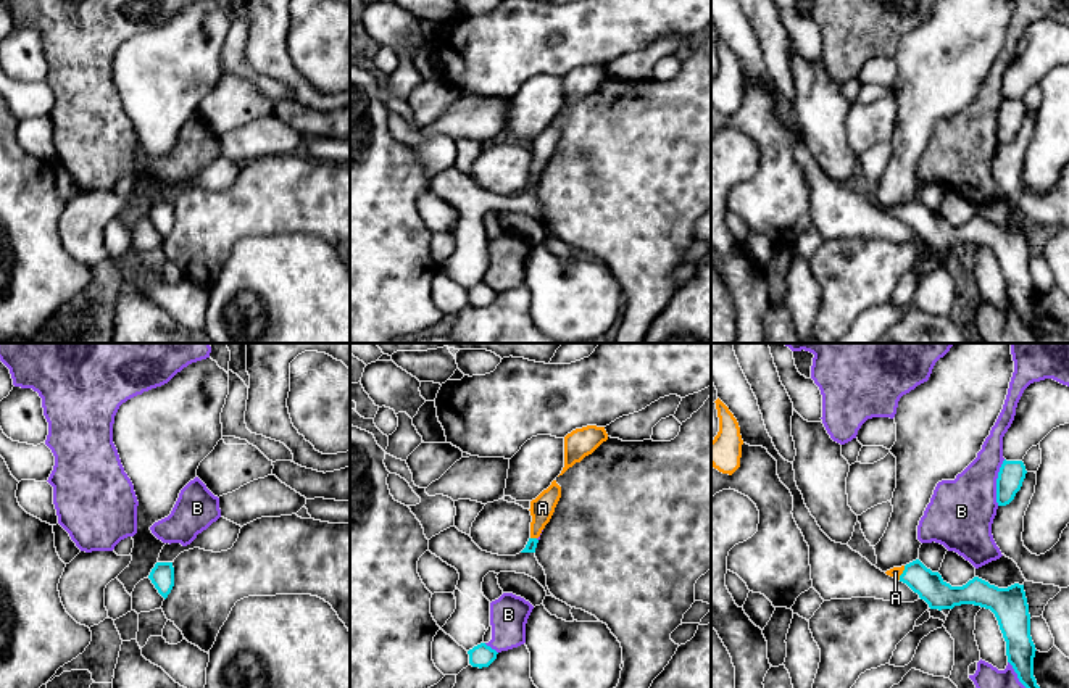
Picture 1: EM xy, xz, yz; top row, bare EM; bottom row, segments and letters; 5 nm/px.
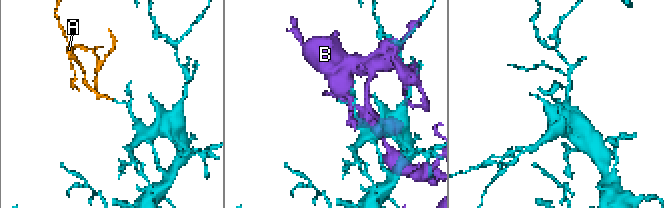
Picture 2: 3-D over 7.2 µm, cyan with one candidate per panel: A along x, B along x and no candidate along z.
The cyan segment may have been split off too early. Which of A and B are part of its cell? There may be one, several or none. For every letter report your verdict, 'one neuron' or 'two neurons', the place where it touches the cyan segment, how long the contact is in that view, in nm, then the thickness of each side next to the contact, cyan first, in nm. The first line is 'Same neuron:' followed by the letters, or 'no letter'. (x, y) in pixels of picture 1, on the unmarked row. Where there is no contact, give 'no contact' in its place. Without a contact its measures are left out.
Same neuron: A
A: one neuron; meets cyan in yz at (903, 211); contact 80 nm long; 150 nm thick on the cyan side, 60 nm on the other
B: two neurons; meets cyan in yz at (997, 121); contact 240 nm long; 130 nm thick on the cyan side, 320 nm on the other

